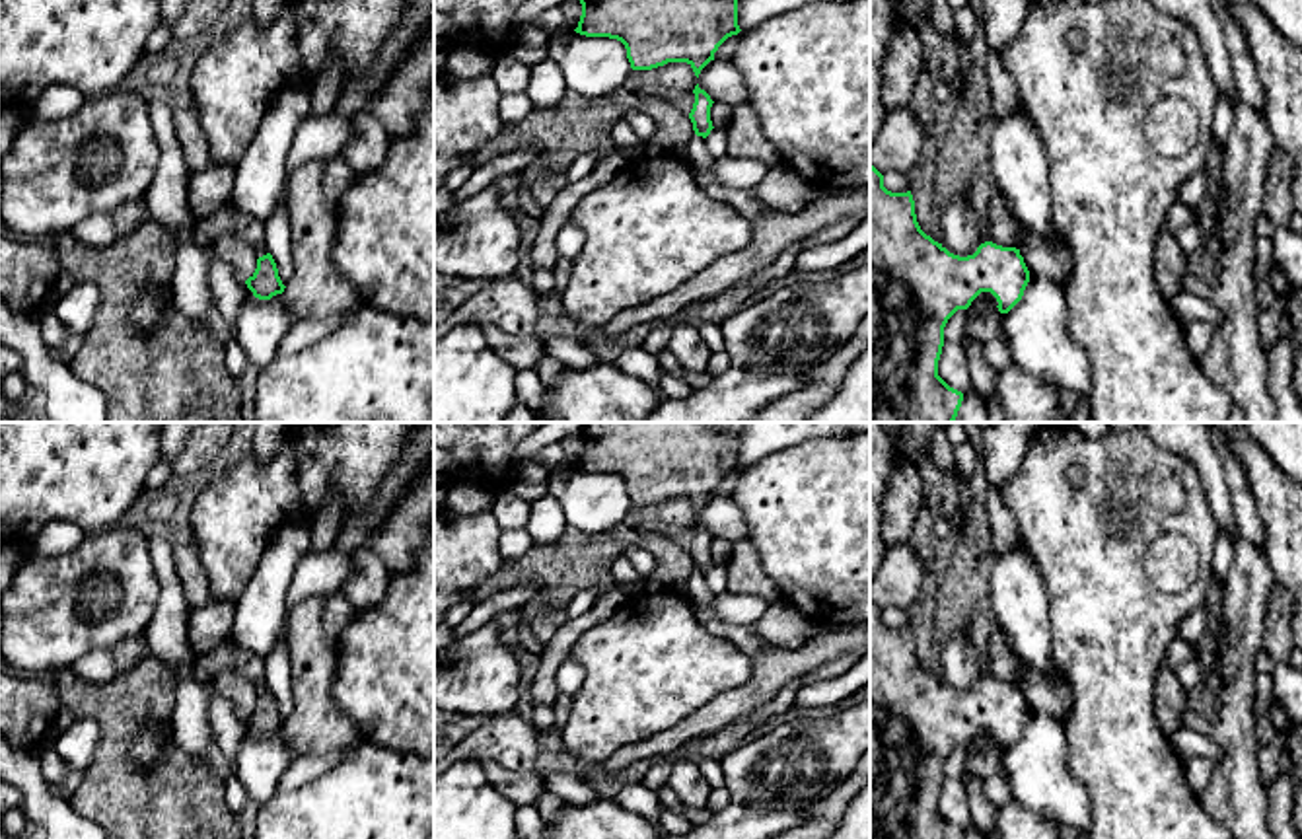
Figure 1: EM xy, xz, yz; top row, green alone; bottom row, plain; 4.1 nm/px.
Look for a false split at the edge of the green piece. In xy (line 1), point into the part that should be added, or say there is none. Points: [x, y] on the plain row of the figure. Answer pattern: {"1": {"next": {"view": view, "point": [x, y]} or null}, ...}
{"1": {"next": null}}

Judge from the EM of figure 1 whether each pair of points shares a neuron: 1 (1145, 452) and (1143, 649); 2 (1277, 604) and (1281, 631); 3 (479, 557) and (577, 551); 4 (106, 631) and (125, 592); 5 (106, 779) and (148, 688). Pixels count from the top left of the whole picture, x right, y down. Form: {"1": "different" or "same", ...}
{"1": "same", "2": "same", "3": "different", "4": "same", "5": "same"}

